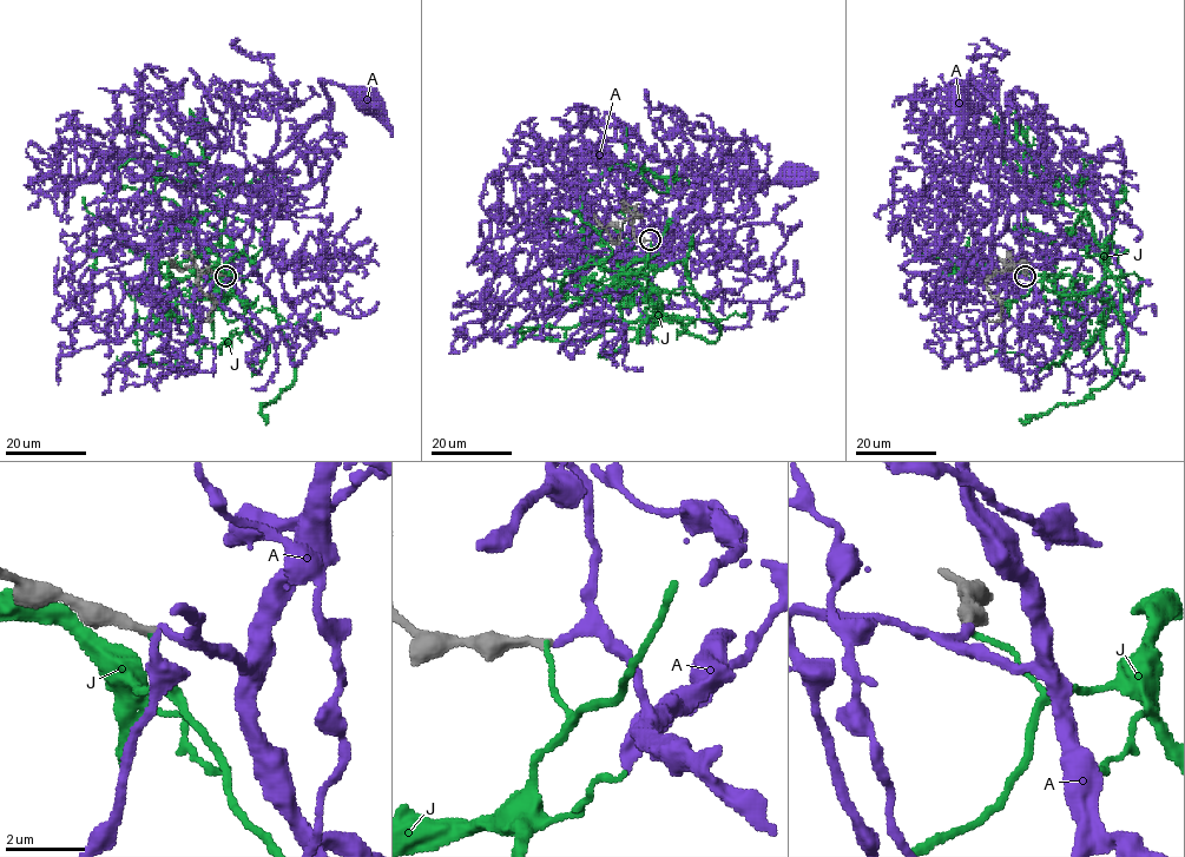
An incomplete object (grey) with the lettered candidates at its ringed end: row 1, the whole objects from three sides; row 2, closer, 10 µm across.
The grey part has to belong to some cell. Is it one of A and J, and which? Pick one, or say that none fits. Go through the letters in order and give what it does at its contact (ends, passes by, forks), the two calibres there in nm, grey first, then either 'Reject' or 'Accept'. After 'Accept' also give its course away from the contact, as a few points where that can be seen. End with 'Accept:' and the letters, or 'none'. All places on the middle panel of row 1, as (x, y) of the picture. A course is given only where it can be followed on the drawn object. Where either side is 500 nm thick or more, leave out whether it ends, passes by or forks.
A: It ends there. Thickness 220 nm (grey) against 190 nm. Accept. Its course: (650, 241), (662, 246), (677, 233), (652, 252), (666, 255), (702, 218), (749, 217), (754, 183), (796, 173)
J: It ends there. Thickness 220 nm (grey) against 110 nm. Reject
Accept: A

